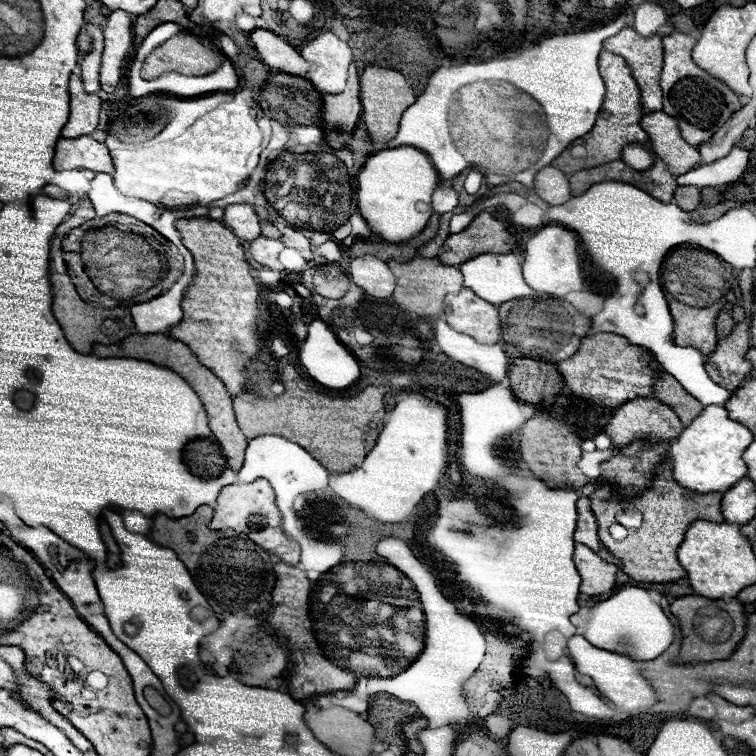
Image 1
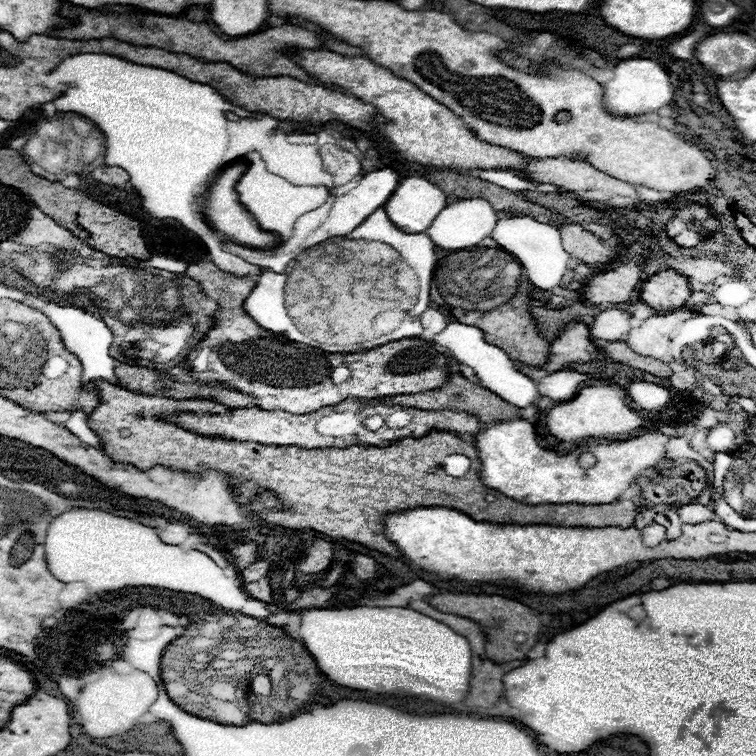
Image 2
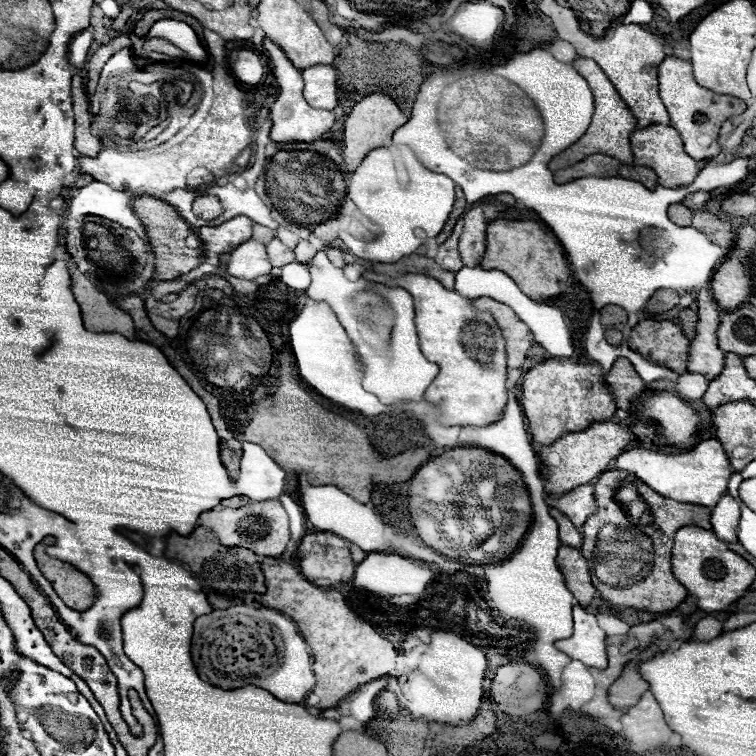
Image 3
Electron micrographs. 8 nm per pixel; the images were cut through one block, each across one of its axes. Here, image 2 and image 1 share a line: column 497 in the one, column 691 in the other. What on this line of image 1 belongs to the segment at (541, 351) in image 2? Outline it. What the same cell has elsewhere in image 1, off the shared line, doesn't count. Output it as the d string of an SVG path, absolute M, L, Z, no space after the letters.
M670 294L668 296L668 302L670 302L670 312L672 312L672 318L674 318L674 326L676 326L676 344L680 346L696 346L702 354L712 354L716 350L716 344L718 344L718 336L716 336L716 316L718 312L722 310L722 302L710 306L710 308L690 308L686 304L680 304L678 300L674 300Z

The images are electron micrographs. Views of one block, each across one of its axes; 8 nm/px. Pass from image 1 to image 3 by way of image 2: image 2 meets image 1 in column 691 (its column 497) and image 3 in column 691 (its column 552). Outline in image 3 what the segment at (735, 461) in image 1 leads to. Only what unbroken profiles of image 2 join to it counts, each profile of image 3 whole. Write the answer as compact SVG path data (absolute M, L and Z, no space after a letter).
M704 440L692 452L678 454L678 456L658 454L646 448L632 448L628 452L622 452L618 458L614 458L608 464L608 470L626 470L664 498L672 498L676 502L710 506L710 508L716 506L716 502L724 496L728 488L728 478L734 474L734 470L730 468L728 456L718 440Z

